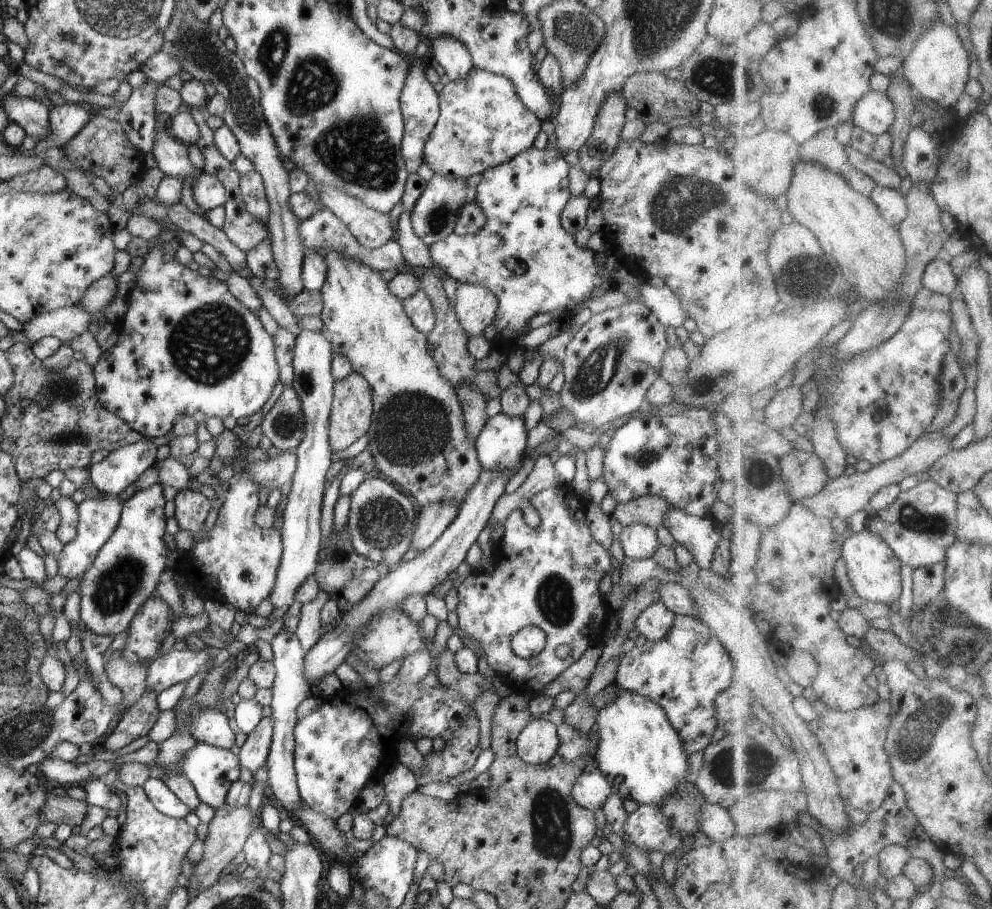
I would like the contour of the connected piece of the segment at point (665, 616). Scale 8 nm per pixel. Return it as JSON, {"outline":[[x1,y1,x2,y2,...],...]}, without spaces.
{"outline":[[658,602,647,606,635,620,635,627,639,634,645,636,648,641,656,642,664,638,664,634,671,629,675,614]]}

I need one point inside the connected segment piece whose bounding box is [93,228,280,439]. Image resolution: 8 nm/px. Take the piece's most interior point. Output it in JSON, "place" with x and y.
{"place":[186,346]}

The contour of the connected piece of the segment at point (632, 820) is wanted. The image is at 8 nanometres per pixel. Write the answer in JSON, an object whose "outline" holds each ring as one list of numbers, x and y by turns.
{"outline":[[644,803,627,815,624,832,626,845,640,847,648,854,651,850,661,850,665,856,682,846,684,838,669,828,668,821,656,805]]}

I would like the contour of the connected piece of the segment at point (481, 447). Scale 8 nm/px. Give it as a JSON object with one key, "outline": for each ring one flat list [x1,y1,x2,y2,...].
{"outline":[[498,413,488,417,475,440,483,470,509,469,519,465,526,454,527,431,523,416]]}

